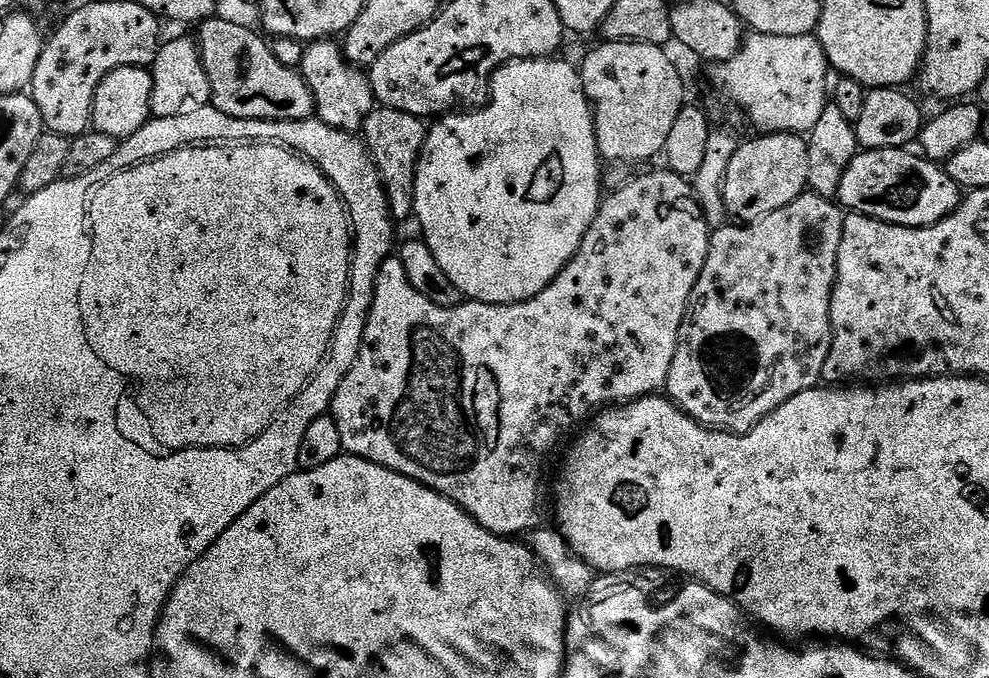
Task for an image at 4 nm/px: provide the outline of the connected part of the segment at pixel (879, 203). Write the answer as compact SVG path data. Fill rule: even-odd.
M869 148L857 151L856 156L840 175L838 200L840 198L841 201L839 200L839 203L849 213L871 216L874 220L897 224L903 228L925 228L949 216L959 206L962 190L948 177L947 171L939 163L920 154L911 156L910 153L911 151L903 148Z

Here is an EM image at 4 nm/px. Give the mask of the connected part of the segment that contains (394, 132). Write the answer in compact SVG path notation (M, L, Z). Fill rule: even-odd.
M376 106L364 120L362 143L372 161L372 167L384 185L384 196L388 200L388 212L393 221L400 222L413 215L412 190L416 181L416 161L424 146L425 135L425 121L402 110Z

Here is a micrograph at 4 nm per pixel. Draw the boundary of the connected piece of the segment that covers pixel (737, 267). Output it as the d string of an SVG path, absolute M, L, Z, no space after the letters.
M808 190L804 195L794 198L782 210L774 210L774 214L766 214L760 220L745 223L743 226L720 226L711 233L708 246L708 257L700 271L698 282L694 286L692 296L688 300L688 308L684 311L684 321L680 327L680 341L674 354L674 362L670 366L666 385L667 399L671 400L685 416L691 417L697 424L714 432L730 432L743 434L762 418L766 418L778 406L790 402L798 394L817 387L821 383L826 358L832 349L832 289L836 286L836 259L842 242L845 213L826 196L817 195Z

